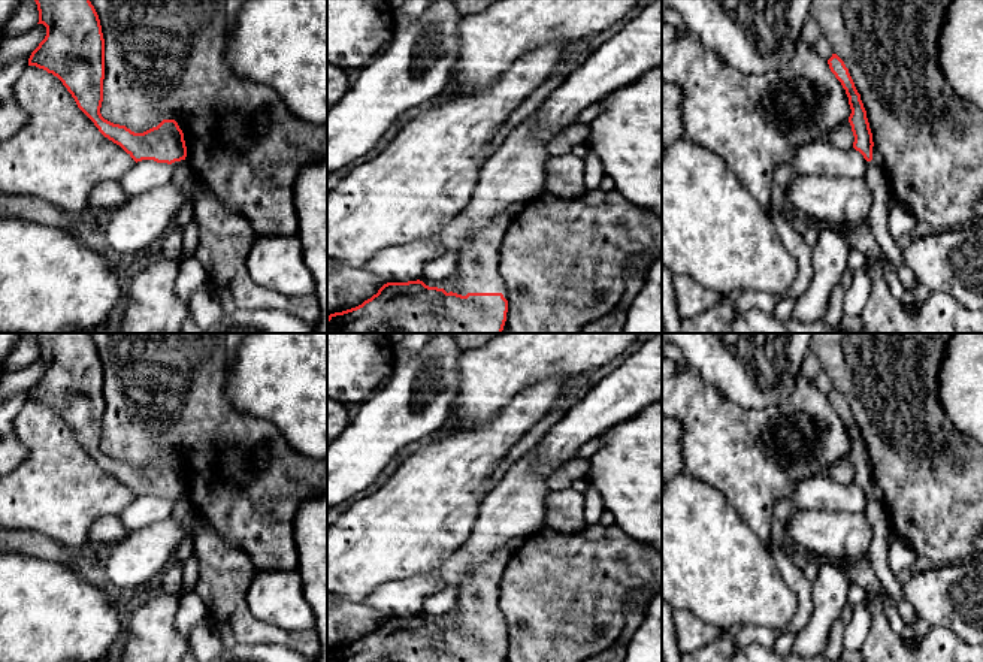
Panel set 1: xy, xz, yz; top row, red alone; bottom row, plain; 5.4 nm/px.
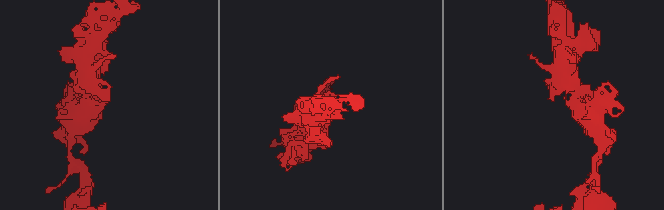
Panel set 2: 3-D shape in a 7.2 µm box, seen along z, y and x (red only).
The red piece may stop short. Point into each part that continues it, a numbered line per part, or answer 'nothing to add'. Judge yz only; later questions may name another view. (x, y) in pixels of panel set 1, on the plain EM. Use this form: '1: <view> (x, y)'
1: yz (877, 496)

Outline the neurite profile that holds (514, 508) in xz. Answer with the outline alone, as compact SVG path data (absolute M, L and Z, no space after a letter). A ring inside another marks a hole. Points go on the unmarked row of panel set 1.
M536 447L518 459L499 483L484 496L480 514L469 538L436 569L405 580L381 584L363 604L381 611L387 617L417 616L423 611L424 601L435 592L453 587L459 590L462 583L471 577L478 565L490 554L515 538L529 538L544 528L545 496L550 493L547 478L539 475L536 466Z

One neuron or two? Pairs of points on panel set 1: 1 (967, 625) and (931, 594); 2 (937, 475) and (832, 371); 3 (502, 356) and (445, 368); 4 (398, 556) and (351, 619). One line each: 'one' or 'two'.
1: one
2: one
3: two
4: two

